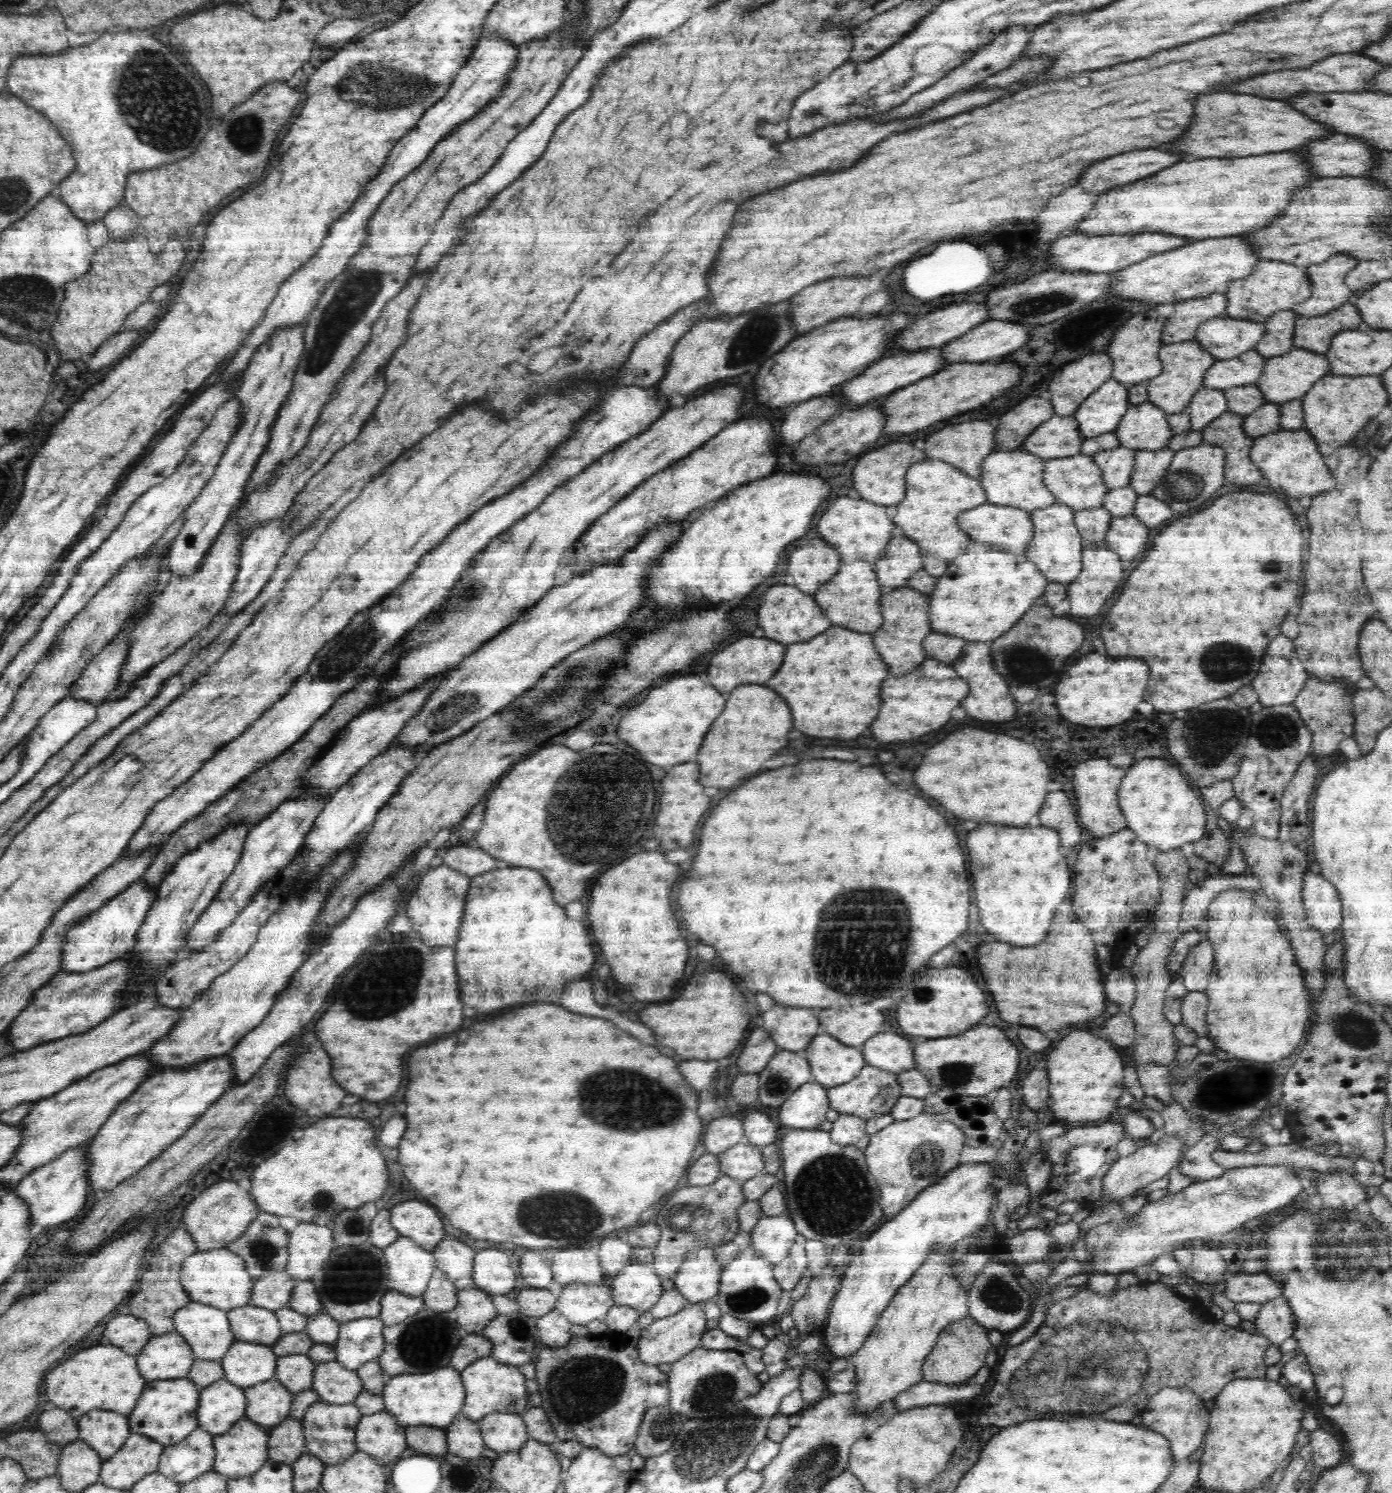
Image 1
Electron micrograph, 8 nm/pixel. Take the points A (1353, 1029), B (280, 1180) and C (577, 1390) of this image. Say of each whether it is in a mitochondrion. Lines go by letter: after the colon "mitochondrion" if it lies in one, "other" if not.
A: mitochondrion
B: other
C: mitochondrion

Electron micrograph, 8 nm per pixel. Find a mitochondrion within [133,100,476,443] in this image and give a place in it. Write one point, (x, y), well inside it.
(358, 290)

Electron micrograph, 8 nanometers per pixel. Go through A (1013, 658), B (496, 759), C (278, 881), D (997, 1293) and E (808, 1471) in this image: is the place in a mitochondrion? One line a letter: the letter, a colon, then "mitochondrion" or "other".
A: mitochondrion
B: other
C: other
D: mitochondrion
E: mitochondrion

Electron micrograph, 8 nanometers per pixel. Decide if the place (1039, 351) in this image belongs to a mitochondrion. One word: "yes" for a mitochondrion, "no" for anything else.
no

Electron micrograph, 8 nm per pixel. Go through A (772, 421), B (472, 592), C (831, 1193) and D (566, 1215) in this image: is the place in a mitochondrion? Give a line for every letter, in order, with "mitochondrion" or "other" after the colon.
A: other
B: mitochondrion
C: mitochondrion
D: mitochondrion

